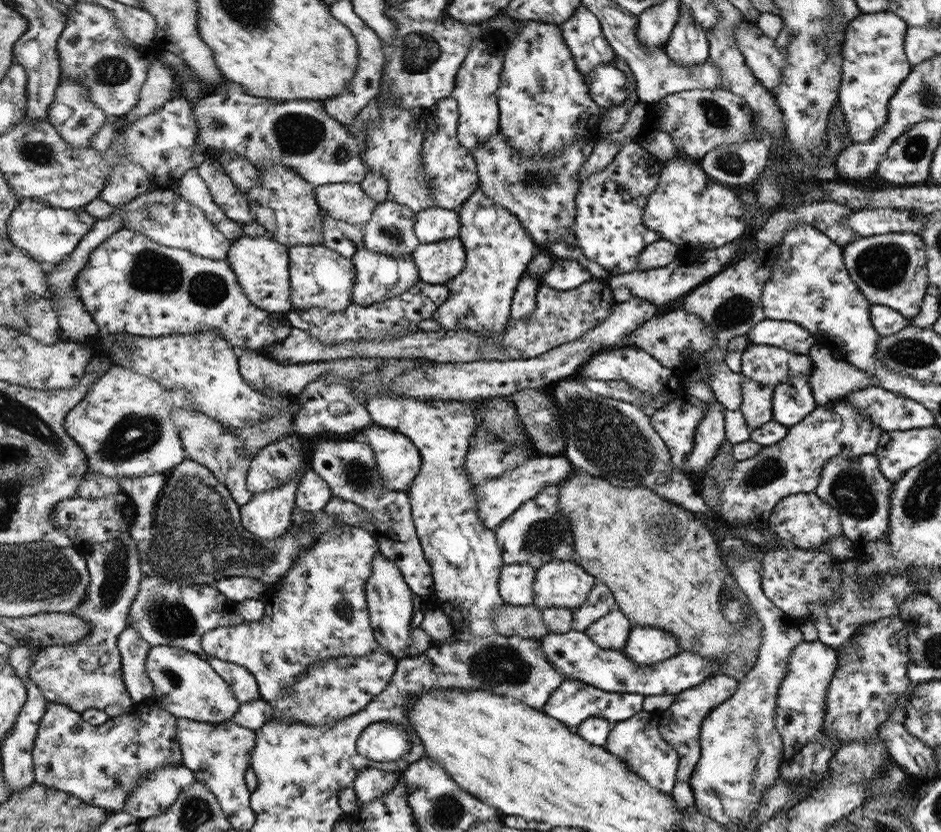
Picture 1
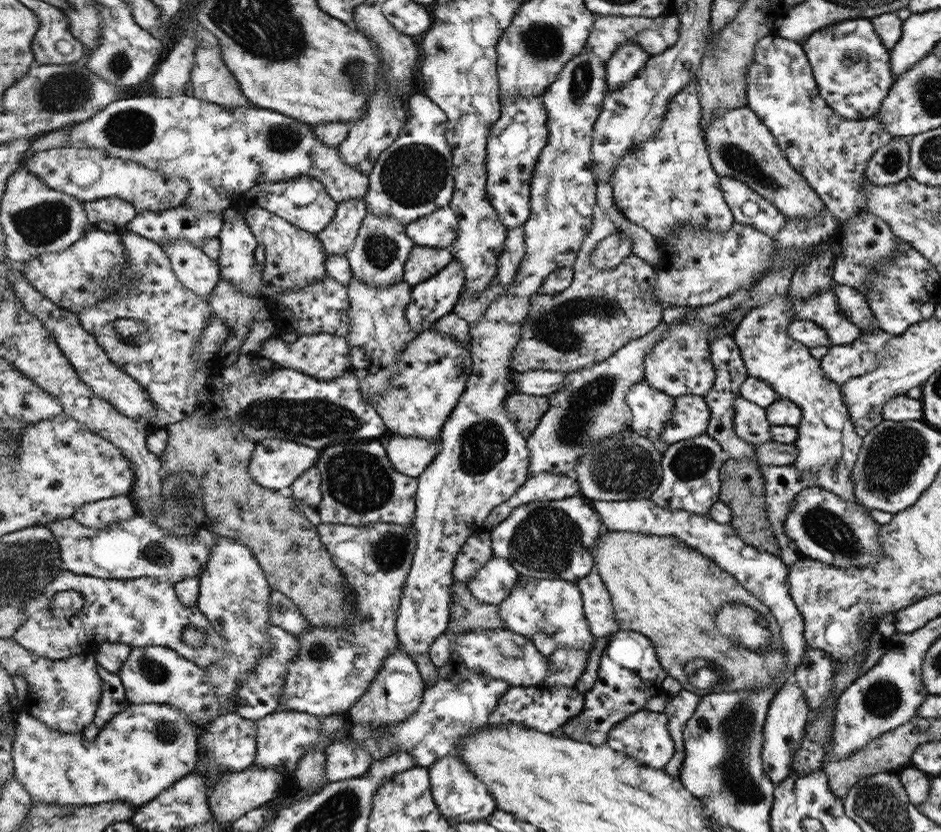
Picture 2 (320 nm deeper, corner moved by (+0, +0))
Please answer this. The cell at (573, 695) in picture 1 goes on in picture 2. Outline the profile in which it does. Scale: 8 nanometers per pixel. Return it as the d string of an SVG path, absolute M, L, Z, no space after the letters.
M515 686L506 689L498 699L493 713L490 714L486 727L490 729L506 729L510 725L520 725L526 729L536 730L544 734L557 734L564 724L580 715L584 708L585 695L574 686Z

